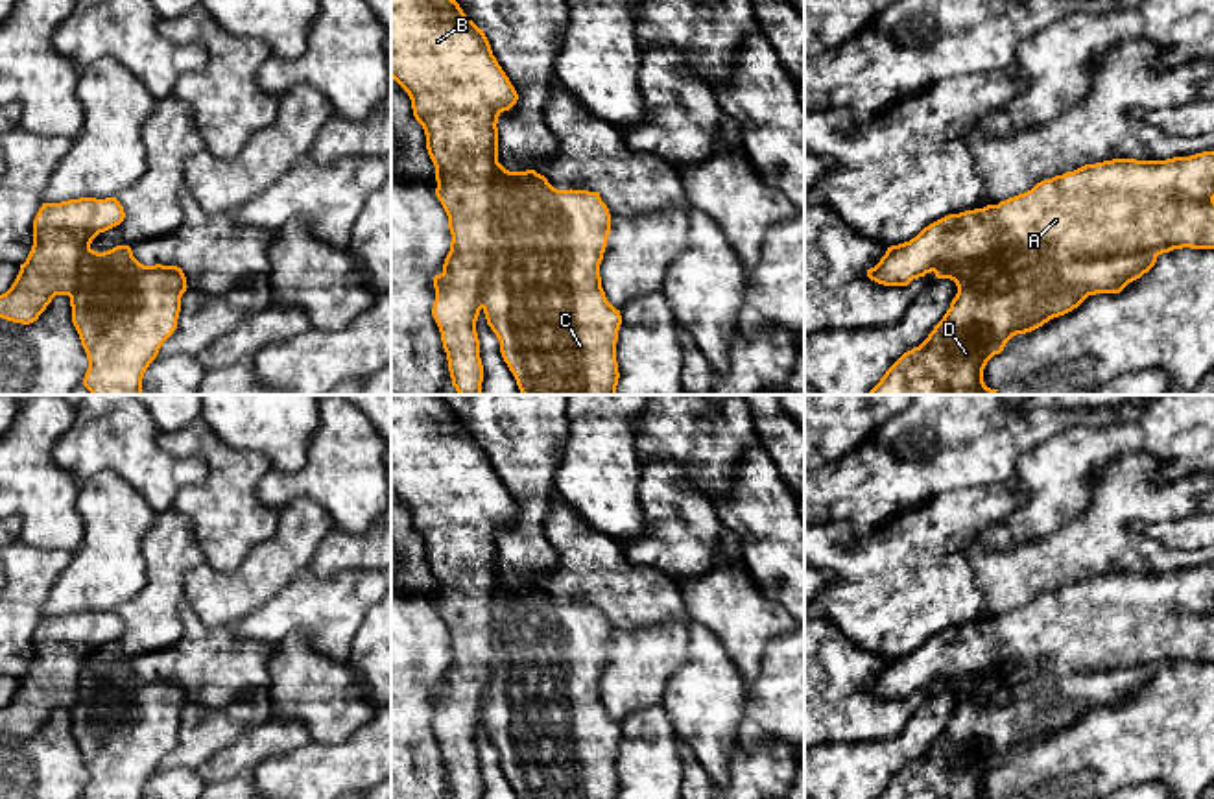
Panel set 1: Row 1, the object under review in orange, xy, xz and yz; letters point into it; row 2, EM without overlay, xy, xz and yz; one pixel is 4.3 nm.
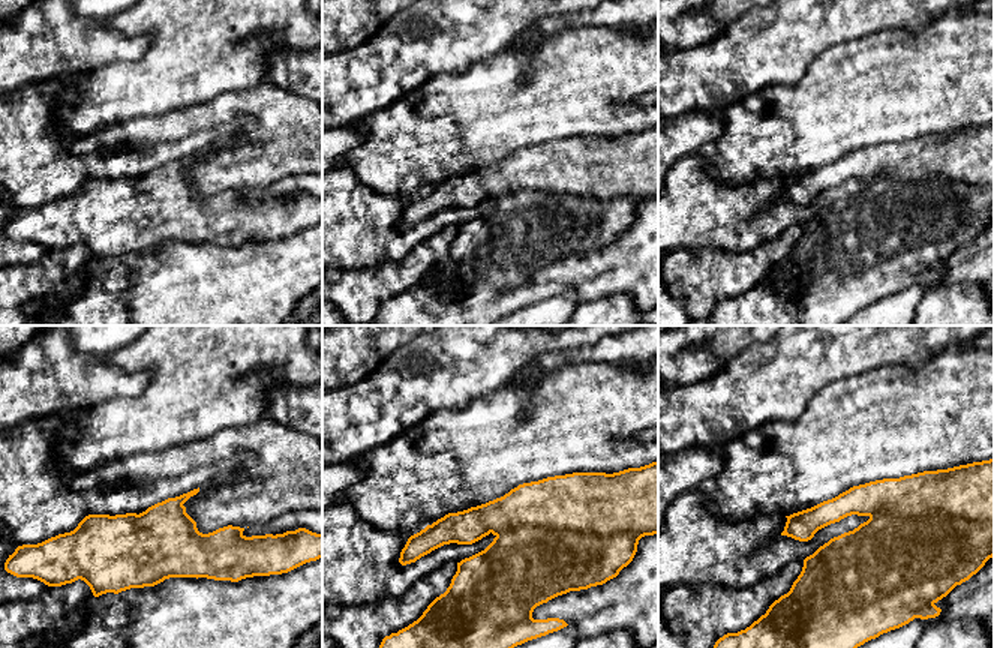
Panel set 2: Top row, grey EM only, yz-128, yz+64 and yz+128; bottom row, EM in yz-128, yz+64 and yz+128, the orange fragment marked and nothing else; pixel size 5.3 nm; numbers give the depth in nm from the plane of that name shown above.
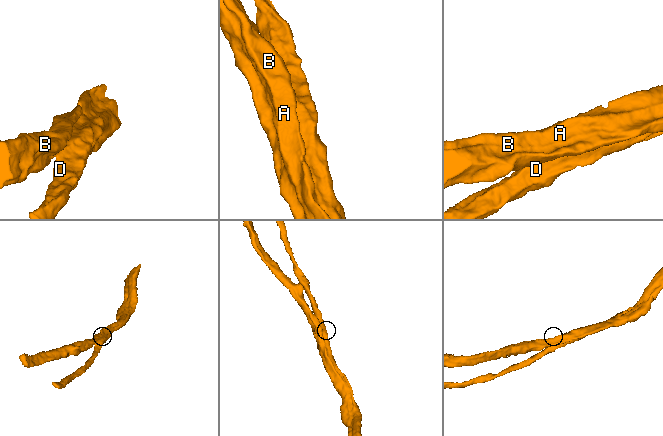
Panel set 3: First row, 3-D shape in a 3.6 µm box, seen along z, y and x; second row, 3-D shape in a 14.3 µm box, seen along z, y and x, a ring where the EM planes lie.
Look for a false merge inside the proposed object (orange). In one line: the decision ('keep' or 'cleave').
cleave

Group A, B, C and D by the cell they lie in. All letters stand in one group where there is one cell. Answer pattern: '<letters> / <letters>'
A B / C D

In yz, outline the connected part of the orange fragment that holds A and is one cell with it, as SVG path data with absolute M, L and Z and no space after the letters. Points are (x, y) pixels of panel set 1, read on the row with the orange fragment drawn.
M1214 151L1085 164L998 205L930 223L910 242L887 247L867 277L908 286L934 271L959 290L1022 251L1068 262L1183 247L1214 249Z

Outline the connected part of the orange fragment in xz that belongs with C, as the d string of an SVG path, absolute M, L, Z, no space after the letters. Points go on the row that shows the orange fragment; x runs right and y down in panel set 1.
M500 162L491 196L493 247L483 288L483 314L522 395L616 395L620 310L605 297L600 264L611 214L600 192L557 190L535 170L509 172Z

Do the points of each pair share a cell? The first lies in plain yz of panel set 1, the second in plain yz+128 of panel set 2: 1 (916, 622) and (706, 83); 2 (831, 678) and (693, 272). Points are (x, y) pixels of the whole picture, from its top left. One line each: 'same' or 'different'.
1: different
2: different

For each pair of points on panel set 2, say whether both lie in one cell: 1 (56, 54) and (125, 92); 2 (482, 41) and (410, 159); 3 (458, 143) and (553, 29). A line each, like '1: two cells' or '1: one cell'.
1: two cells
2: two cells
3: two cells

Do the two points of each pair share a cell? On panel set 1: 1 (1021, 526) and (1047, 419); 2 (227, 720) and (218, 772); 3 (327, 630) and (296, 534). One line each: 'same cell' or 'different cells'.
1: different cells
2: different cells
3: different cells

